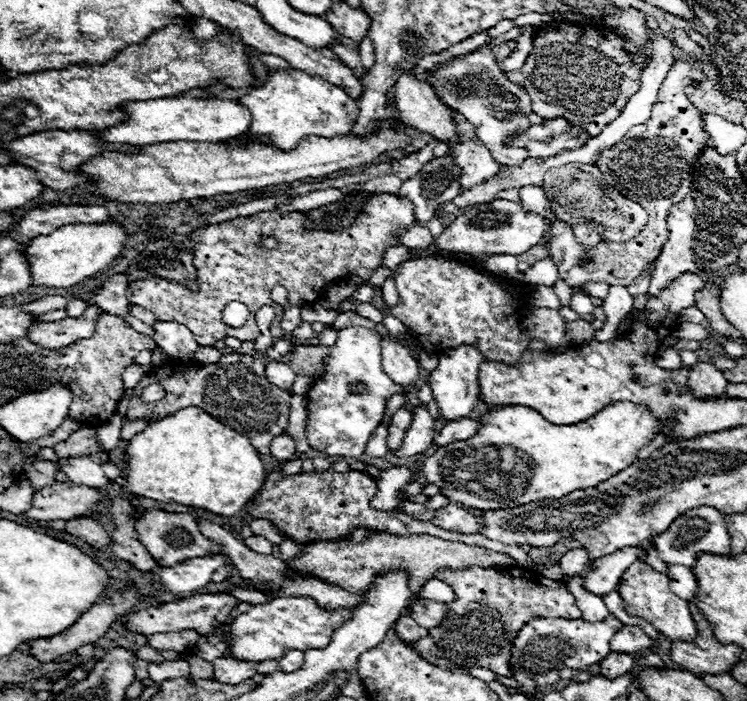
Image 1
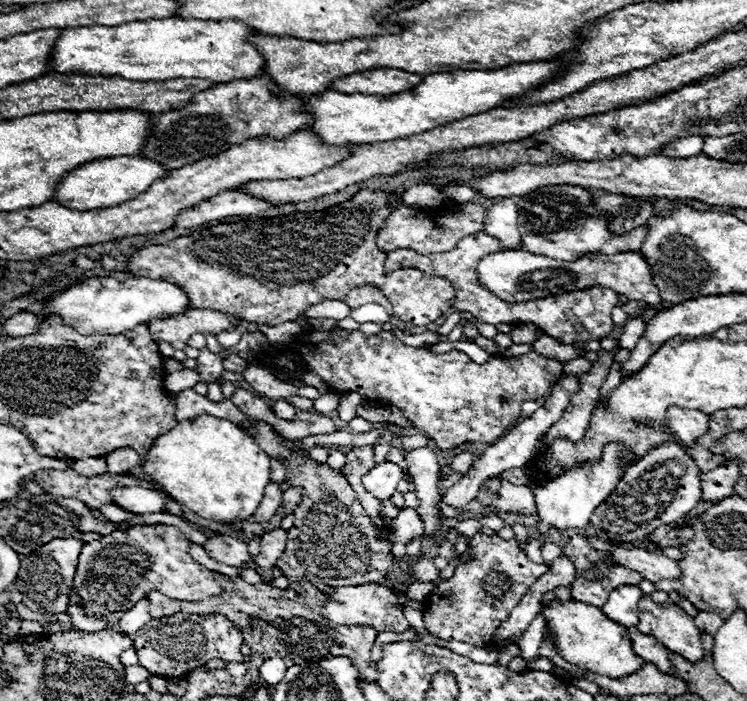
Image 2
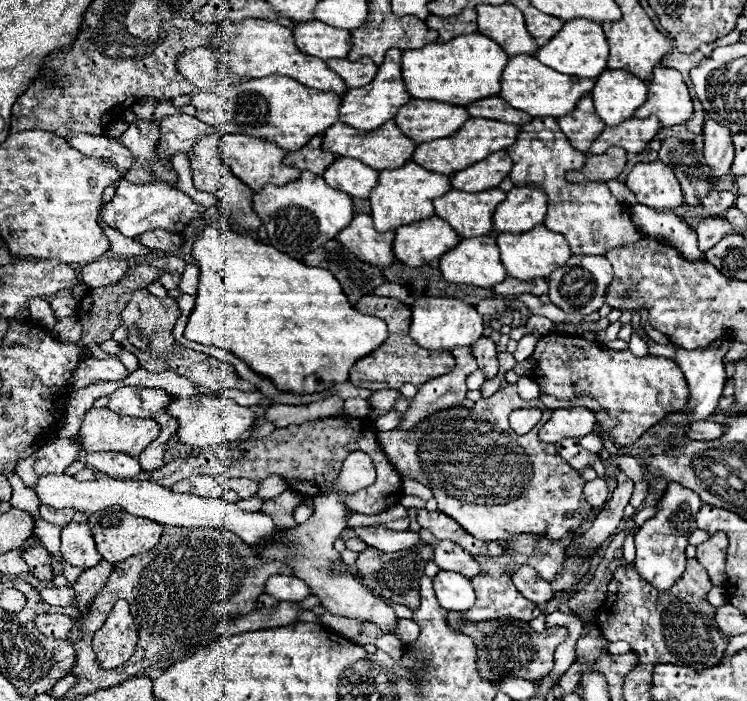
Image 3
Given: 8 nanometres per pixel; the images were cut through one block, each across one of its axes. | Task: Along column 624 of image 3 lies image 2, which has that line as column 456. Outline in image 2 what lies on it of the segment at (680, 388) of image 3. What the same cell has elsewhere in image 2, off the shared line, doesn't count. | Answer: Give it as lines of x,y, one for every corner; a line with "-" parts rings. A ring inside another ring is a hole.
308,330
298,336
296,342
282,348
282,362
274,364
270,356
266,356
266,364
278,380
284,380
294,386
304,386
300,380
300,370
314,370
326,384
332,386
334,392
358,392
366,400
382,402
388,406
396,406
404,412
404,416
422,432
426,432
438,448
448,450
460,446
464,442
482,442
494,444
500,436
504,436
520,418
520,406
526,400
540,400
550,396
552,386
558,382
562,374
562,364
558,360
550,360
542,354
528,352
522,356
504,358
490,356
488,362
476,364
464,352
452,350
444,354
432,354
426,348
412,348
402,344
392,332
380,334
364,334
360,330

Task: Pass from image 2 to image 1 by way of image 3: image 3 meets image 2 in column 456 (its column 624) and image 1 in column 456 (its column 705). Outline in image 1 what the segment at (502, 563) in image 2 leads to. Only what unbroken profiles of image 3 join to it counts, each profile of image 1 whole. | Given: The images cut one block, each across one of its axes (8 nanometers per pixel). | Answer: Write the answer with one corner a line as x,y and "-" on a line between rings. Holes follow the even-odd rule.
466,568
434,572
434,578
454,590
454,600
446,602
446,620
438,628
430,628
428,636
418,642
408,642
424,660
438,668
488,668
500,676
512,676
510,658
518,630
534,618
580,618
574,596
564,582
548,580
528,568

